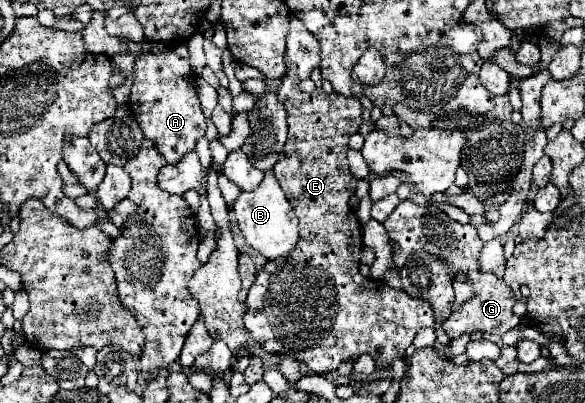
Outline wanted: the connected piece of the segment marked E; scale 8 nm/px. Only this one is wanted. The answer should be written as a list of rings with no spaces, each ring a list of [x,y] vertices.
[[[284,75],[276,97],[288,113],[288,141],[284,145],[284,153],[274,165],[274,175],[278,177],[282,191],[298,215],[300,239],[284,263],[266,261],[266,265],[258,271],[246,299],[246,329],[250,337],[264,347],[264,351],[276,355],[292,351],[292,355],[302,359],[316,375],[336,371],[342,363],[358,361],[358,357],[364,353],[374,357],[376,371],[392,367],[396,357],[404,357],[418,329],[434,327],[434,311],[430,303],[418,297],[410,297],[404,291],[396,291],[384,281],[366,279],[358,269],[362,251],[362,225],[354,207],[350,205],[350,197],[356,191],[356,177],[348,171],[346,151],[348,139],[358,131],[362,123],[362,105],[356,97],[324,93],[322,89],[302,93],[298,89],[296,75]]]

